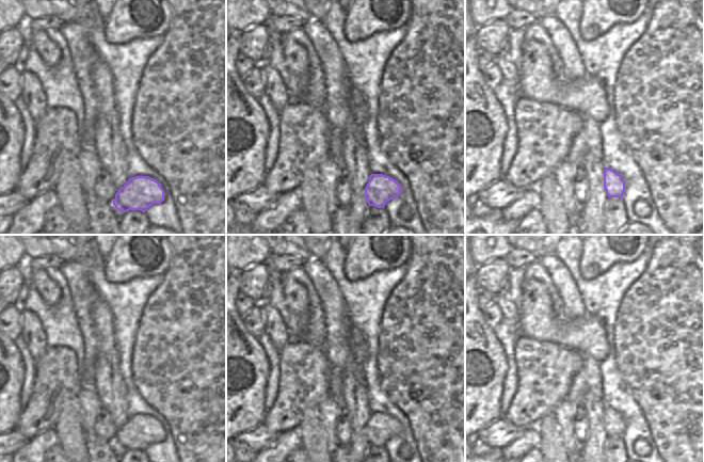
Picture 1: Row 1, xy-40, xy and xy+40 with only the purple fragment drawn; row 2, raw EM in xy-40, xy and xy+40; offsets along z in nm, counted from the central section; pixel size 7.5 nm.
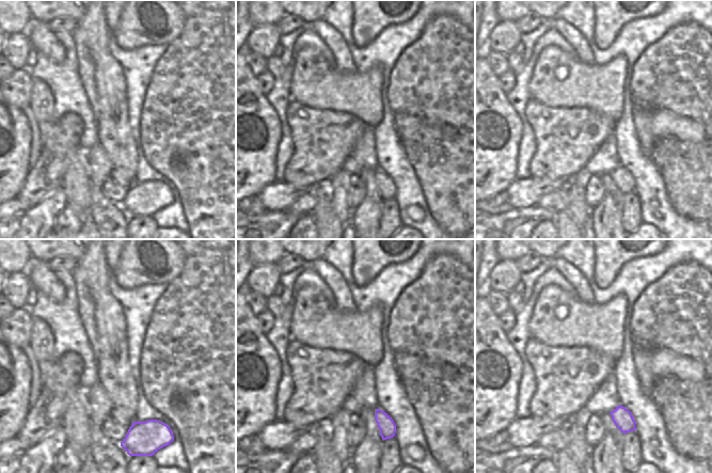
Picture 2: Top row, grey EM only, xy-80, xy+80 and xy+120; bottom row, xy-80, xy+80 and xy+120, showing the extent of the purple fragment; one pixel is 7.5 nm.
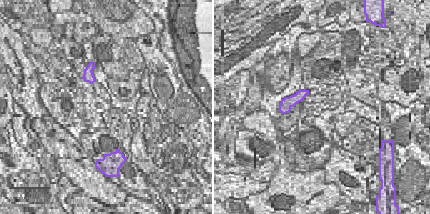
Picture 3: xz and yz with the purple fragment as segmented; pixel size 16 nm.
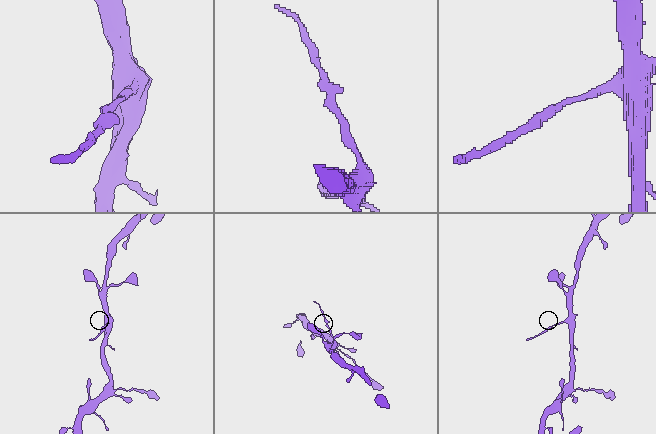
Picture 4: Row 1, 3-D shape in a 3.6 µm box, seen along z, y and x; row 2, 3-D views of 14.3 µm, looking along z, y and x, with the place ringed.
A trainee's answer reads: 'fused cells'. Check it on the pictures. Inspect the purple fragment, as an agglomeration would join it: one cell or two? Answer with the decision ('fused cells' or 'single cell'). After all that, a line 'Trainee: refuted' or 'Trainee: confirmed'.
fused cells
Trainee: confirmed

